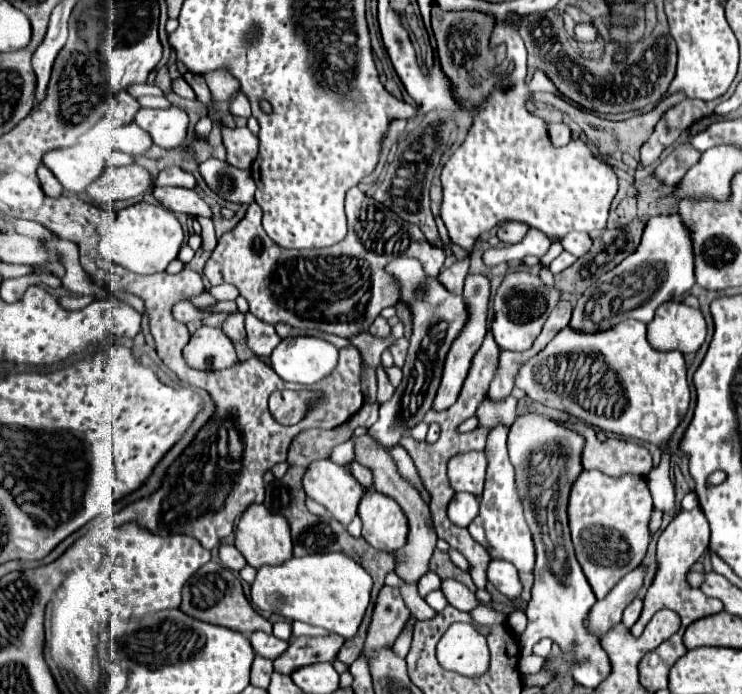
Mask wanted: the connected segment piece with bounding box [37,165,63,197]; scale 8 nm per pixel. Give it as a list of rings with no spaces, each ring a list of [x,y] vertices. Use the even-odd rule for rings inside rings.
[[[39,167],[37,169],[37,177],[39,177],[39,181],[41,181],[41,189],[49,195],[49,197],[59,197],[61,193],[63,193],[63,187],[61,187],[61,183],[57,181],[57,177],[47,169],[47,167]]]

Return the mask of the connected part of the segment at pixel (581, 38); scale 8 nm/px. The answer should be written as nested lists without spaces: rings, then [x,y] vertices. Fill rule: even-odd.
[[[577,23],[575,25],[575,39],[579,43],[595,43],[597,39],[601,39],[601,35],[593,23]]]

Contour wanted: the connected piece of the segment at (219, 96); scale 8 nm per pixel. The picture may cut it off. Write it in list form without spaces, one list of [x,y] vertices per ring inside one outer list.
[[[225,69],[221,71],[211,71],[207,75],[203,75],[203,79],[207,81],[209,85],[209,91],[211,91],[211,101],[213,103],[219,103],[219,101],[229,101],[229,97],[233,97],[235,89],[239,89],[239,81],[227,73]]]

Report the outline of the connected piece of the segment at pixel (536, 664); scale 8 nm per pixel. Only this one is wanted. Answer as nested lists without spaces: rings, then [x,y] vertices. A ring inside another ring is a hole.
[[[531,654],[529,656],[520,656],[518,668],[520,668],[521,674],[536,674],[537,671],[541,669],[543,661],[545,661],[545,659],[541,659],[541,657],[535,657],[535,654]]]

